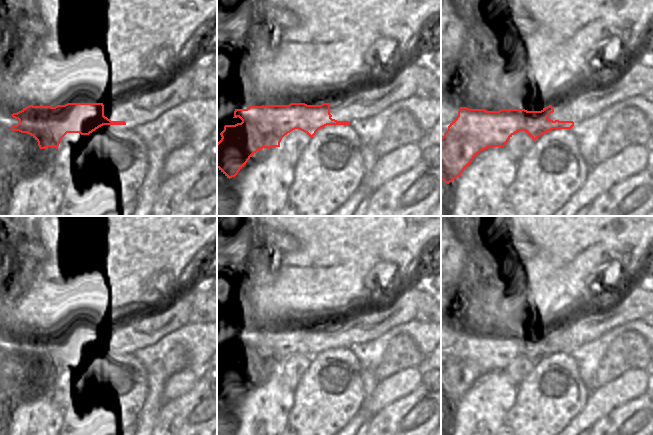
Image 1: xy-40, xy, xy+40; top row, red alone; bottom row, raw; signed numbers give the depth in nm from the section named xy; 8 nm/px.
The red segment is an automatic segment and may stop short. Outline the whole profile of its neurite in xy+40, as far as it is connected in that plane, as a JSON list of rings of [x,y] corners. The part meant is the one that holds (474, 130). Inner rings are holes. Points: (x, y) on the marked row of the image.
[[[552,105],[541,111],[525,109],[469,109],[460,107],[458,116],[450,123],[448,130],[441,137],[441,180],[447,184],[459,177],[472,160],[489,147],[504,147],[517,132],[525,131],[534,141],[553,129],[571,129],[573,121],[551,120],[548,116],[554,112]]]

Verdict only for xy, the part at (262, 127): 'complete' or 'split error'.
complete

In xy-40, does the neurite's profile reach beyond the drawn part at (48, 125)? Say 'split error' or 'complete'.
complete

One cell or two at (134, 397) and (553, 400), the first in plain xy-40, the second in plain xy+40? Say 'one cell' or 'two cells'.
one cell

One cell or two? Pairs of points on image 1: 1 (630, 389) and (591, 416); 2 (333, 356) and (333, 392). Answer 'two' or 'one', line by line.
1: one
2: one

